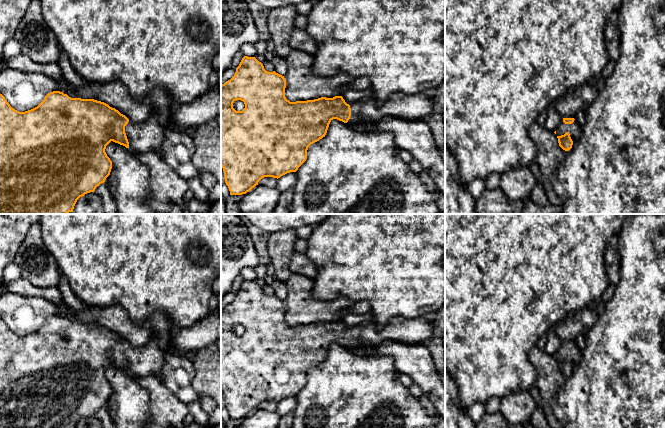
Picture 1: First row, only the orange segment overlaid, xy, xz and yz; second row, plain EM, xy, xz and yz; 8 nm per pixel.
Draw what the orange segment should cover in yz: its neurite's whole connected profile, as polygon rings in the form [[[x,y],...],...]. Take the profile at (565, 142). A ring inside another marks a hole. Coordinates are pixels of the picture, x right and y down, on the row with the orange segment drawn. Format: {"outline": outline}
{"outline": [[[563,118],[554,133],[558,138],[559,146],[563,150],[568,151],[581,136],[581,127],[574,118]]]}

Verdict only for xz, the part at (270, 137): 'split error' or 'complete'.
split error

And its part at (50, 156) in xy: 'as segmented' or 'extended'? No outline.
extended

